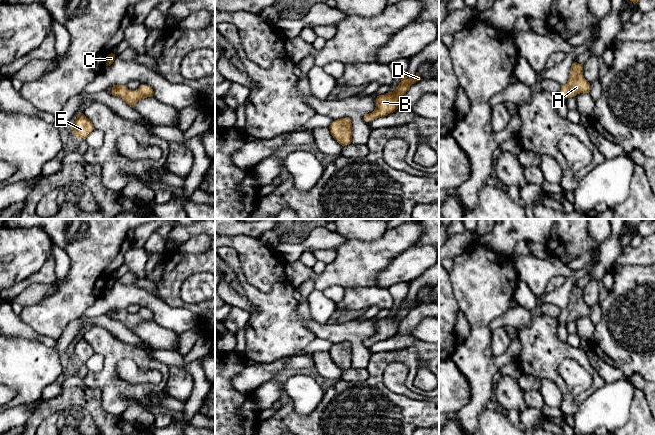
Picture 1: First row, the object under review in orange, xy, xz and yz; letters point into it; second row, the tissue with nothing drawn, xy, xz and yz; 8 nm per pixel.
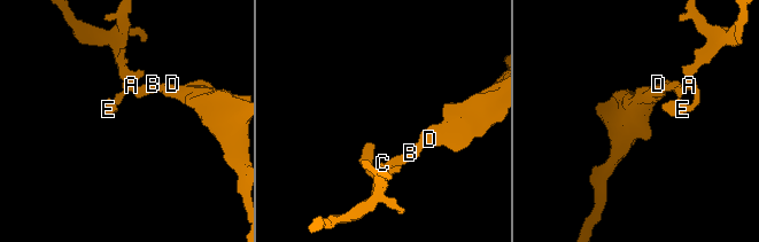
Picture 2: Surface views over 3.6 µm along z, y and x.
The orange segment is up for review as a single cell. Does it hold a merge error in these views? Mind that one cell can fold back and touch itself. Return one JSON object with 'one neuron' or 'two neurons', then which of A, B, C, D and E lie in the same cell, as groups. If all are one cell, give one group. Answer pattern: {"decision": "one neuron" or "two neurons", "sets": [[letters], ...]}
{"decision": "one neuron", "sets": [["A", "B", "C", "D", "E"]]}

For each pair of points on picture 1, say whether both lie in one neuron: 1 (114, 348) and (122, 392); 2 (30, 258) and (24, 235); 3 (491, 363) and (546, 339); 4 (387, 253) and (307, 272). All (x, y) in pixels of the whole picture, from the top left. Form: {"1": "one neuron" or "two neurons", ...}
{"1": "one neuron", "2": "one neuron", "3": "two neurons", "4": "one neuron"}

